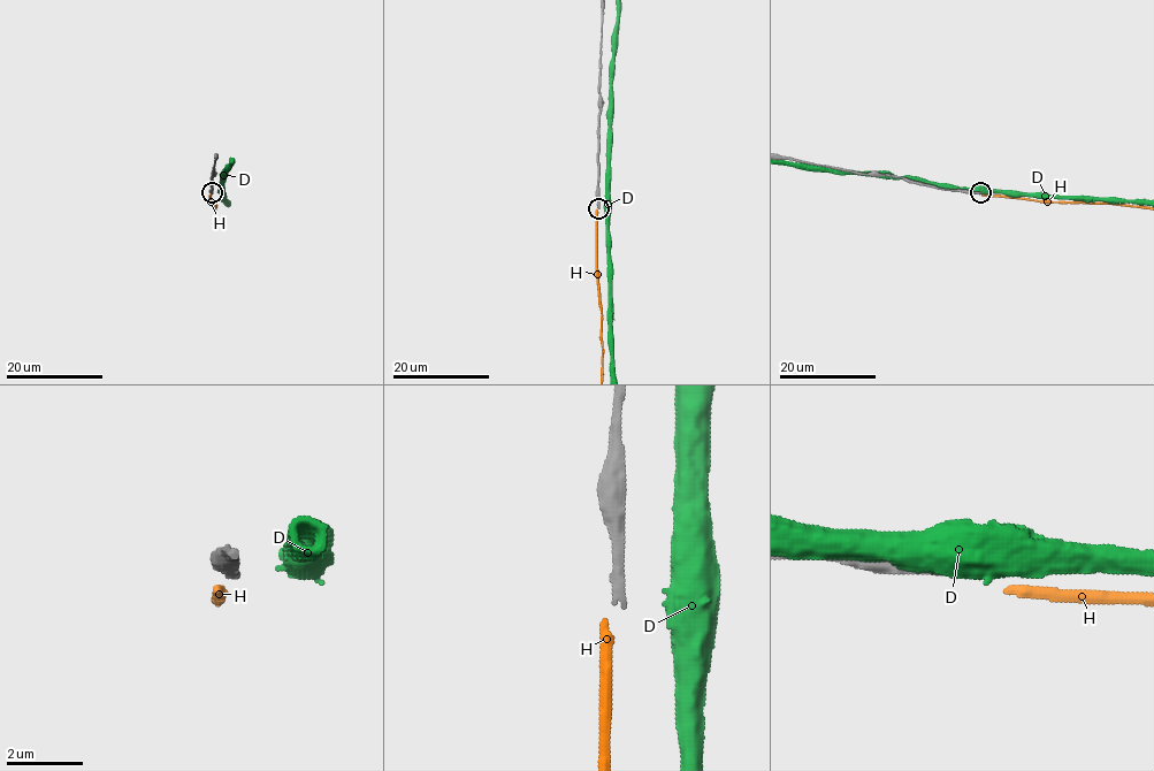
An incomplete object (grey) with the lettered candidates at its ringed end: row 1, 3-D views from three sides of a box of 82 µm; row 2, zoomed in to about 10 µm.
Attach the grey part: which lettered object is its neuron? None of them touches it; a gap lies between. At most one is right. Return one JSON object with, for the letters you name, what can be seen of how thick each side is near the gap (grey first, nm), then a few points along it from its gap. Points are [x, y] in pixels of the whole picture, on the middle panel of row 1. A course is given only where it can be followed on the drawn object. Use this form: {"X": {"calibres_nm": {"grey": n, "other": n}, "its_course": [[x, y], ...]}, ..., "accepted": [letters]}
{"accepted": []}

